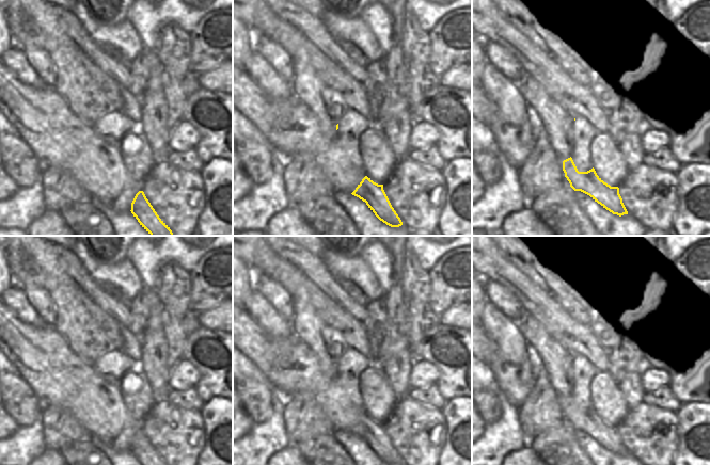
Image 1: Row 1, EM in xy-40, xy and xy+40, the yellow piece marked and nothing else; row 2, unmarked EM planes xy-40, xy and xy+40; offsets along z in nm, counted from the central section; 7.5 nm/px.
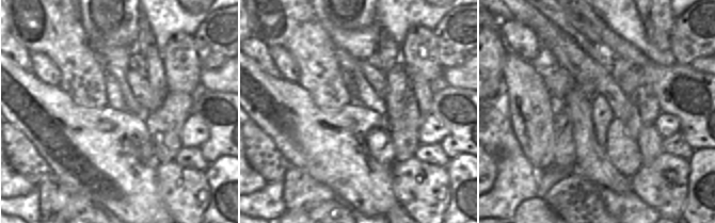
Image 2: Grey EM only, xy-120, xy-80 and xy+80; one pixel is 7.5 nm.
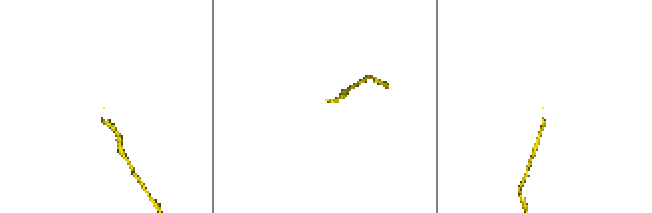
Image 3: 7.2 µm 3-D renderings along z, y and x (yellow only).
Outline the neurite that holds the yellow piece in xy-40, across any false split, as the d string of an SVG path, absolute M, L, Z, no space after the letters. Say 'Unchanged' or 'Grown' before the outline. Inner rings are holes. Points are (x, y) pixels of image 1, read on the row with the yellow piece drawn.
Unchanged. M143 191L136 194L130 211L151 236L174 236L170 227L159 218Z

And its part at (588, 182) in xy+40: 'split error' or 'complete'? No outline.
complete

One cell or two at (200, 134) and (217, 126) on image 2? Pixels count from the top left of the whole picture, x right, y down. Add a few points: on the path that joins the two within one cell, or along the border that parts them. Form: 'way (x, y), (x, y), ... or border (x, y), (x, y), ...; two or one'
border (193, 110), (209, 133), (200, 147); two

